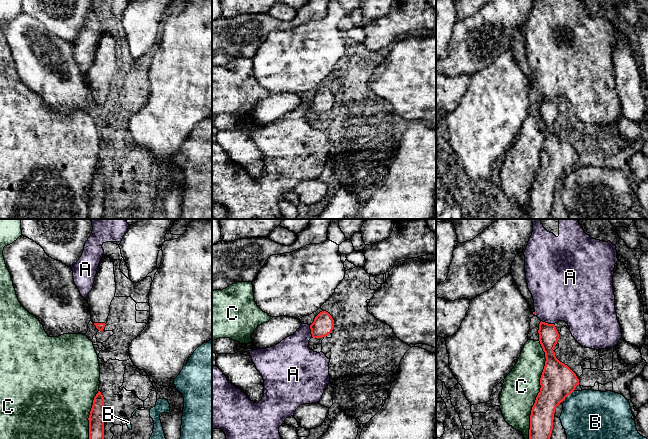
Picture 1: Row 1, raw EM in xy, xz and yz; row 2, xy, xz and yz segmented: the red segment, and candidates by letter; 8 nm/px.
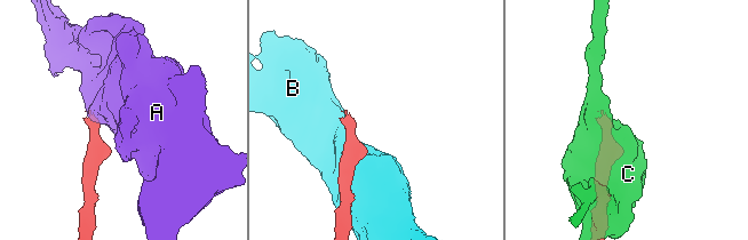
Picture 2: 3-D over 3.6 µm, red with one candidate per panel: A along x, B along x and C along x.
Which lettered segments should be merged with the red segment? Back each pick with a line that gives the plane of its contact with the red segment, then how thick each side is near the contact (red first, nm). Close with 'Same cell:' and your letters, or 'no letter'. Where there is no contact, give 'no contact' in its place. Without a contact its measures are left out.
Same cell: no letter

